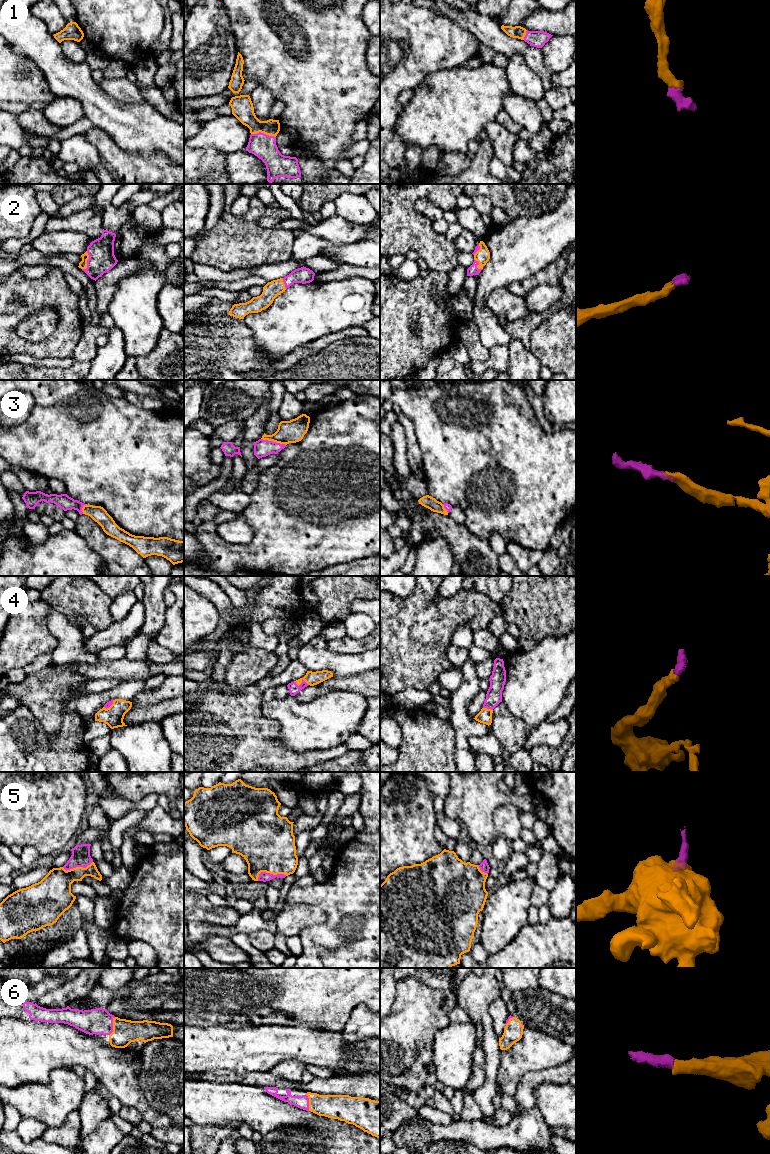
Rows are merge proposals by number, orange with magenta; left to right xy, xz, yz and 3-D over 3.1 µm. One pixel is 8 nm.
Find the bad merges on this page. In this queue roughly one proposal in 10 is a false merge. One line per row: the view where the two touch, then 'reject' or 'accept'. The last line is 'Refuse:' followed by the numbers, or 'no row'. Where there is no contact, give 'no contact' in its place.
1: meets orange in xz; accept
2: meets orange in xy; accept
3: meets orange in xz; accept
4: meets orange in xz; accept
5: meets orange in xz; accept
6: meets orange in xy; accept
Refuse: no row

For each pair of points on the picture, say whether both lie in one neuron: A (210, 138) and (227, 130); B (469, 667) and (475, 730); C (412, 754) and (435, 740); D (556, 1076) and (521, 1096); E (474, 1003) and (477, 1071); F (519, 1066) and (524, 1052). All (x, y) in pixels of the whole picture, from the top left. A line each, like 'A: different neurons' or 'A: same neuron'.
A: same neuron
B: same neuron
C: same neuron
D: same neuron
E: different neurons
F: same neuron

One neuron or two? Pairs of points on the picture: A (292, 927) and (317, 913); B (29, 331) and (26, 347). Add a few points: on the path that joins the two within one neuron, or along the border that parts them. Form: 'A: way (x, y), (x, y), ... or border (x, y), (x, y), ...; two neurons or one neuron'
A: way (298, 921), (304, 915), (311, 915); one neuron
B: border (16, 325), (16, 333), (29, 341), (50, 336); two neurons

